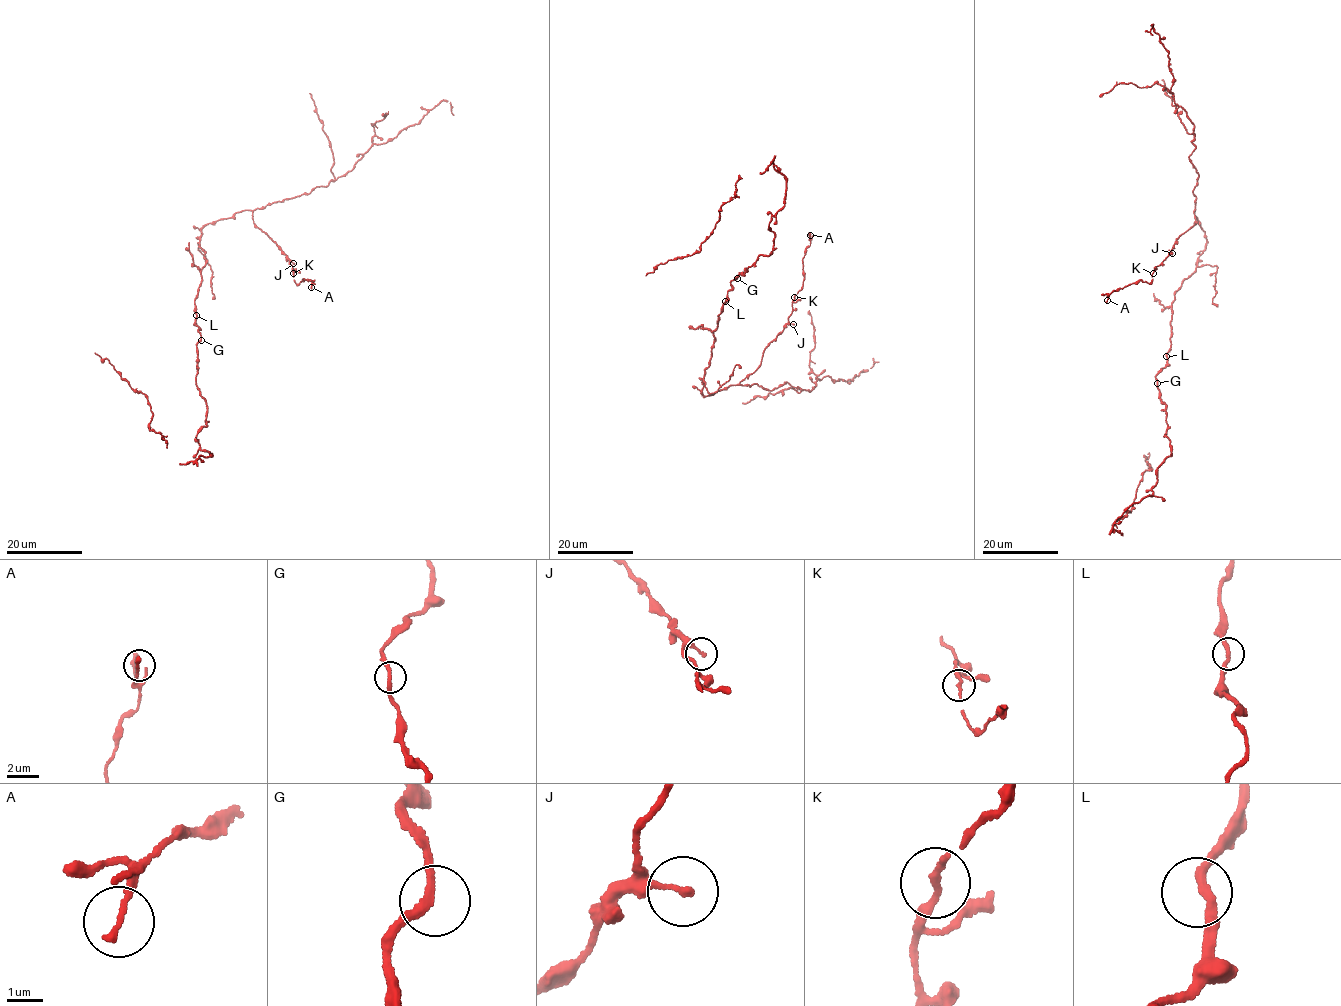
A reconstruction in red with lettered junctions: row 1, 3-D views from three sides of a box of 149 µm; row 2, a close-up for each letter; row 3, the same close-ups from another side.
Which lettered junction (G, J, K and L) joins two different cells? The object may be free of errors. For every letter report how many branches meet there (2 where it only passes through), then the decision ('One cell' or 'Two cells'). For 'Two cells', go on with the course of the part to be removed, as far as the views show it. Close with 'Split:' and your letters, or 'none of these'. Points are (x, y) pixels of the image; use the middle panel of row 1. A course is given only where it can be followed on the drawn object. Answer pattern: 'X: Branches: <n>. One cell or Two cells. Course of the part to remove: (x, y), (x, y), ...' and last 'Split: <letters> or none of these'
G: Branches: 2. One cell
J: Branches: 1. One cell
K: Branches: 1. One cell
L: Branches: 2. One cell
Split: none of these

